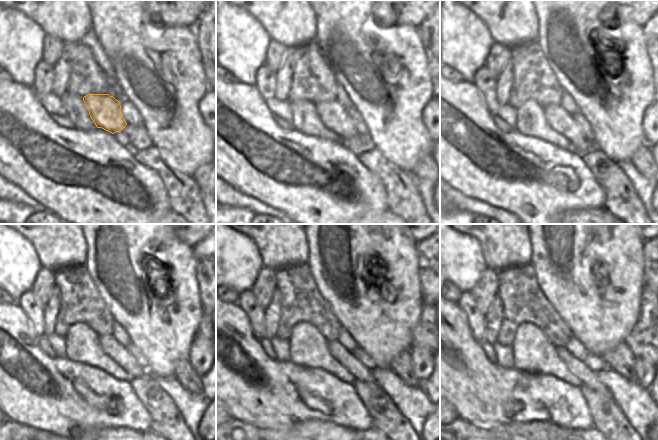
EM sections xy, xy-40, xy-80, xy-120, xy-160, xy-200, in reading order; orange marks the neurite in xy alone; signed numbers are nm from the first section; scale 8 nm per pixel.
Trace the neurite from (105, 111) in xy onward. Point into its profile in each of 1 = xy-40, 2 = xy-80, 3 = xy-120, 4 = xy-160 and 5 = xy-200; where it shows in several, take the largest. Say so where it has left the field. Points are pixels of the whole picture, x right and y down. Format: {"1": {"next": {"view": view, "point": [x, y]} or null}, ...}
{"1": {"next": {"view": "xy-40", "point": [333, 116]}}, "2": {"next": {"view": "xy-80", "point": [561, 121]}}, "3": {"next": {"view": "xy-120", "point": [120, 354]}}, "4": {"next": {"view": "xy-160", "point": [342, 355]}}, "5": {"next": {"view": "xy-200", "point": [586, 376]}}}

